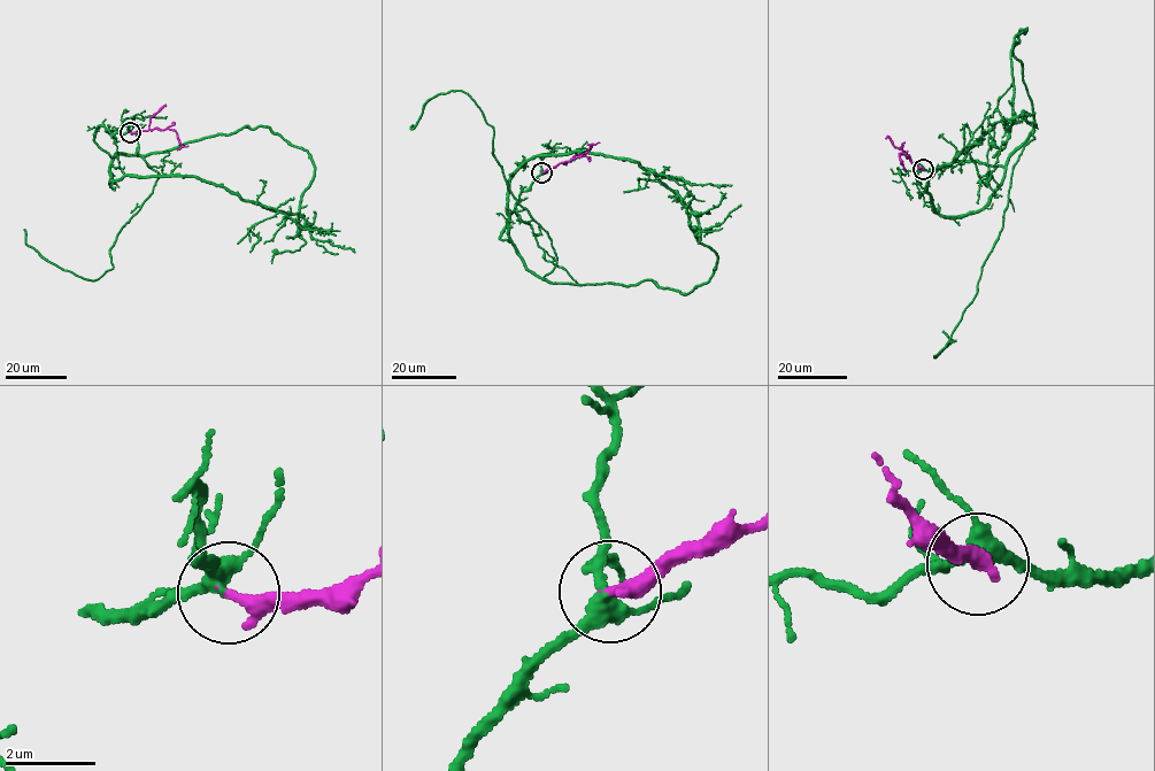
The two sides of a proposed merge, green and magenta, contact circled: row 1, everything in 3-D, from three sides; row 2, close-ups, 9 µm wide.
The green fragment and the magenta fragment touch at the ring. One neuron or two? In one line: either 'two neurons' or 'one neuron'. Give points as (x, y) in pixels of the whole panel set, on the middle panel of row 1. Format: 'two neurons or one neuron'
one neuron

